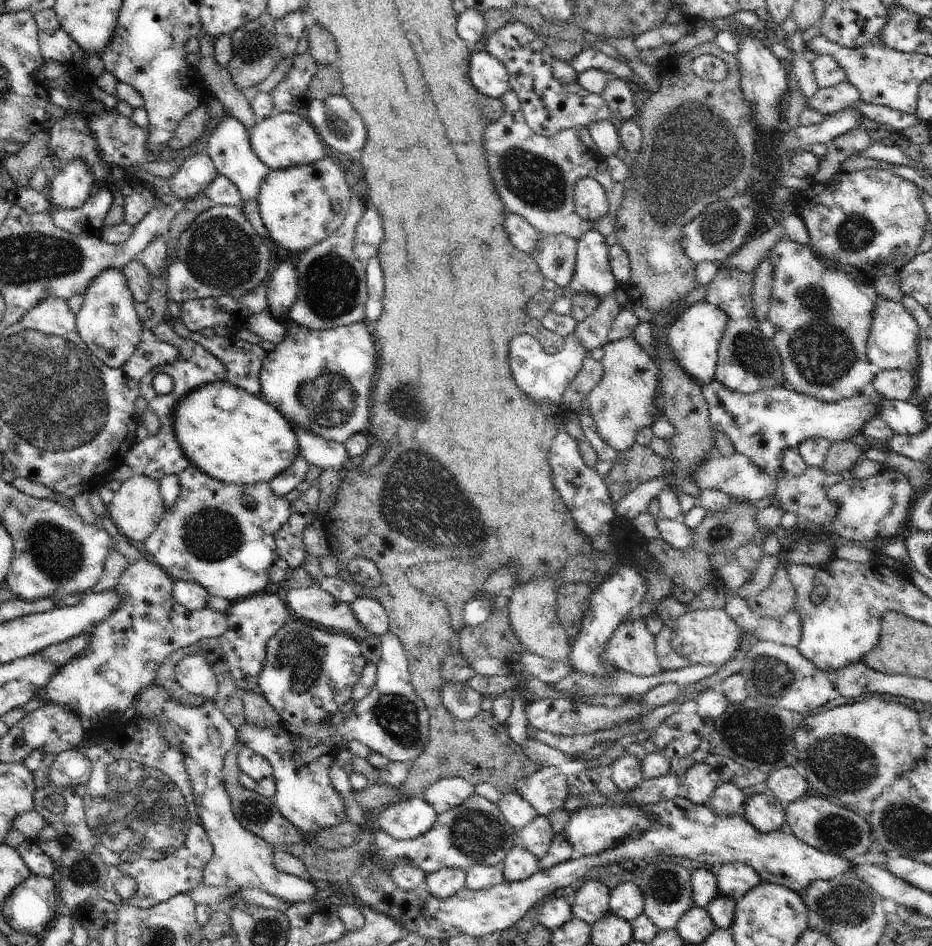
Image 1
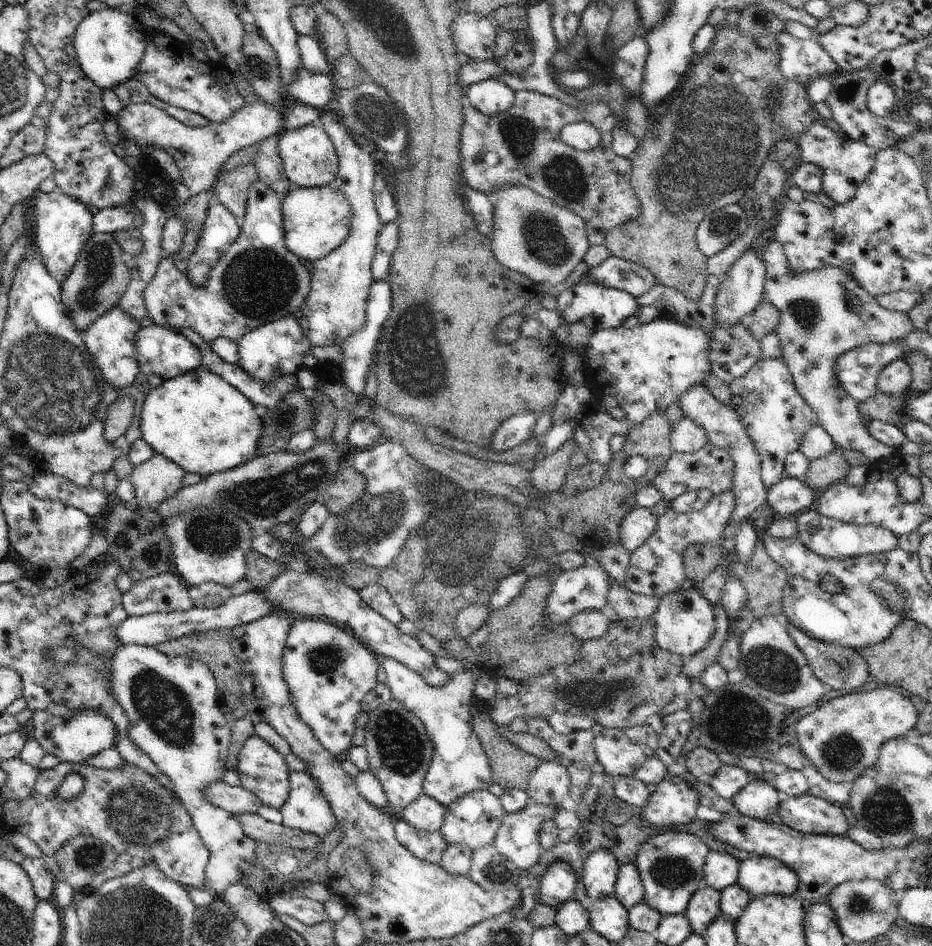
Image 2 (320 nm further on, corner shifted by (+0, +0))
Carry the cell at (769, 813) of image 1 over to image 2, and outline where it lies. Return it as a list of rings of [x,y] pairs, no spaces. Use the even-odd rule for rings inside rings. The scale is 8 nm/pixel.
[[[753,776],[733,799],[742,815],[764,821],[776,818],[778,807],[785,798],[786,795],[776,790],[768,780]]]

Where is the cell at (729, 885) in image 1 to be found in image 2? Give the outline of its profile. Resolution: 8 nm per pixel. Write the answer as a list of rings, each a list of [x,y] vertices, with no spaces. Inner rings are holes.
[[[770,857],[752,858],[741,862],[737,883],[750,895],[751,900],[770,895],[793,896],[800,884],[796,871]]]

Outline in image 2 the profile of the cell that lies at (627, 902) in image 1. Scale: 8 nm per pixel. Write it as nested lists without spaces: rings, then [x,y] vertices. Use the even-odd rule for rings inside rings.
[[[628,863],[619,868],[614,896],[627,908],[634,906],[644,898],[645,888],[635,863]]]

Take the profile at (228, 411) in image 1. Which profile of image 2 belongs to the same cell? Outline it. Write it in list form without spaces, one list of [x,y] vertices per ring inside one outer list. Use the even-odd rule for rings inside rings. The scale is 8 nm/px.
[[[198,368],[163,381],[149,390],[141,408],[140,430],[142,438],[155,450],[156,455],[169,458],[180,465],[187,473],[207,477],[239,467],[256,456],[259,438],[262,434],[262,421],[254,413],[254,404],[227,380],[220,378],[208,369]]]

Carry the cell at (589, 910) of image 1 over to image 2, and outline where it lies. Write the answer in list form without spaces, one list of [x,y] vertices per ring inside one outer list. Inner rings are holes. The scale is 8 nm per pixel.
[[[596,849],[587,856],[582,873],[587,904],[613,894],[620,867],[616,855],[608,849]]]

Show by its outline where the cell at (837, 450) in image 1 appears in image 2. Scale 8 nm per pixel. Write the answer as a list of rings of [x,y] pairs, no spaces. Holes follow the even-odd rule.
[[[836,447],[829,455],[811,461],[803,482],[817,492],[842,482],[850,468],[843,449]]]

